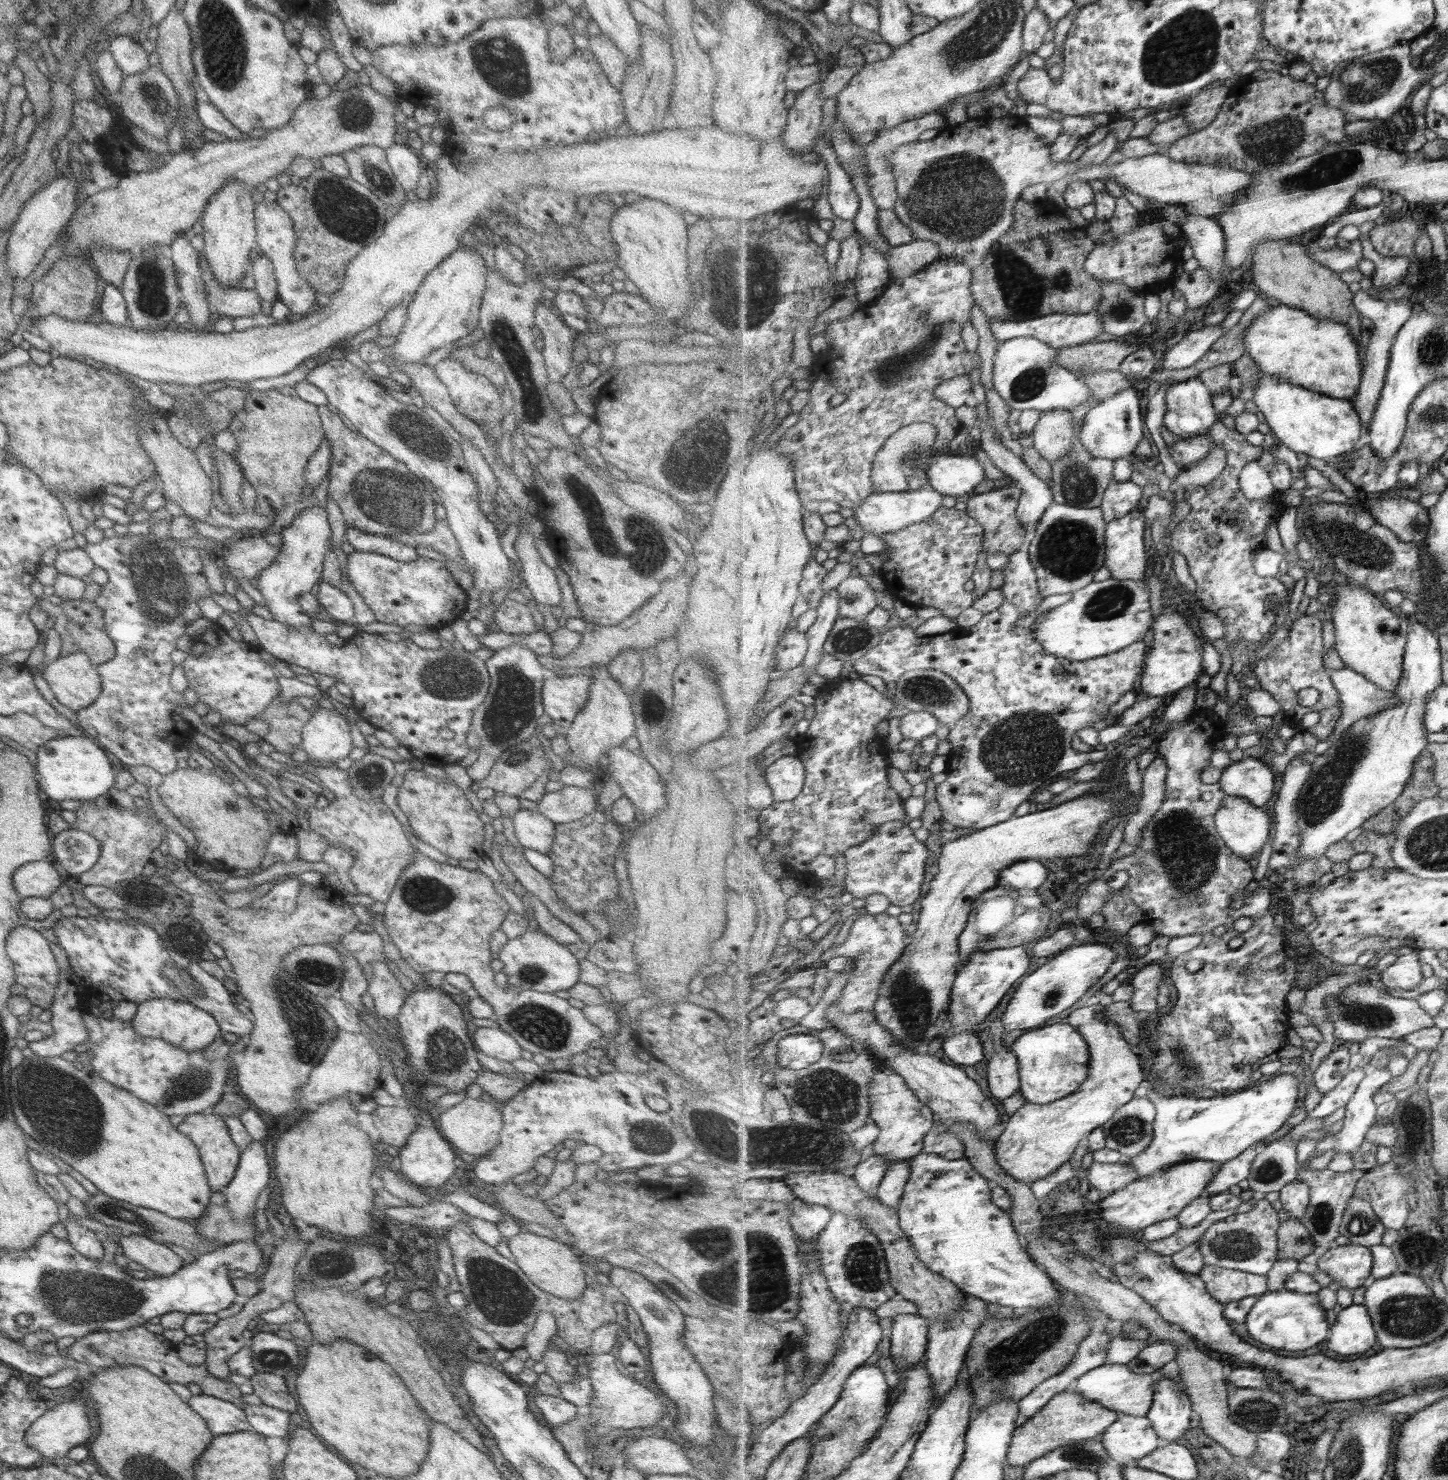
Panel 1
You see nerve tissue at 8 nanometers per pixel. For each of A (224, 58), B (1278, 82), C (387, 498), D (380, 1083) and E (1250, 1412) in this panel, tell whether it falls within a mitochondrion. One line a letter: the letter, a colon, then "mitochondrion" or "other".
A: mitochondrion
B: other
C: mitochondrion
D: other
E: mitochondrion

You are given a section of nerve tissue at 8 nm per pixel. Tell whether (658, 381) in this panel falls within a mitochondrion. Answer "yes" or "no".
no

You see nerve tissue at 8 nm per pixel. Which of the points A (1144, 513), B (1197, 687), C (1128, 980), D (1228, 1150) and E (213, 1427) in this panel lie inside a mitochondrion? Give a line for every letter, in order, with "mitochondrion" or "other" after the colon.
A: other
B: other
C: other
D: other
E: other

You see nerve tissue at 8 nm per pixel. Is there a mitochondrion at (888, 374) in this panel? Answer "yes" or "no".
yes

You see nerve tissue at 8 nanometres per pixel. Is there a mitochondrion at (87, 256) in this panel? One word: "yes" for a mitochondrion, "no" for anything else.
no

